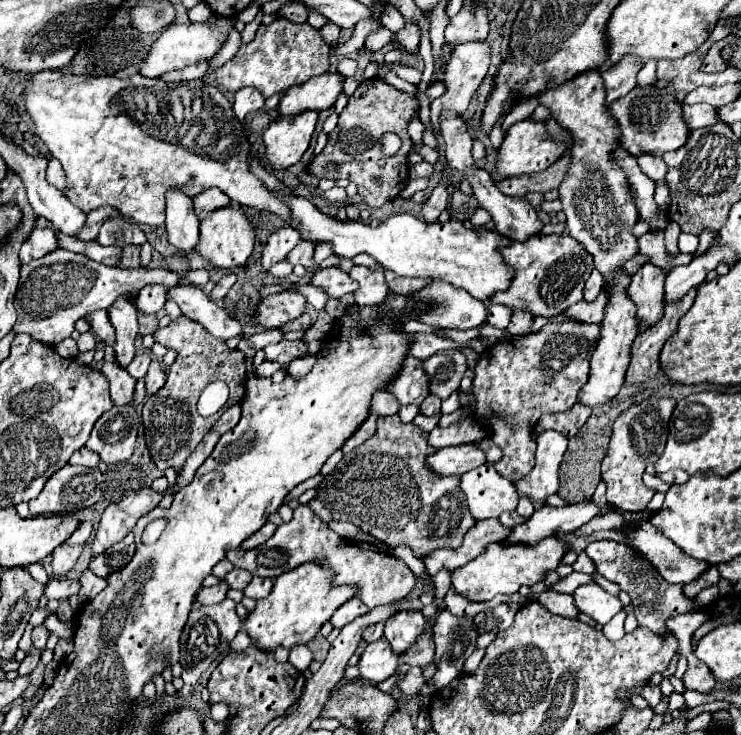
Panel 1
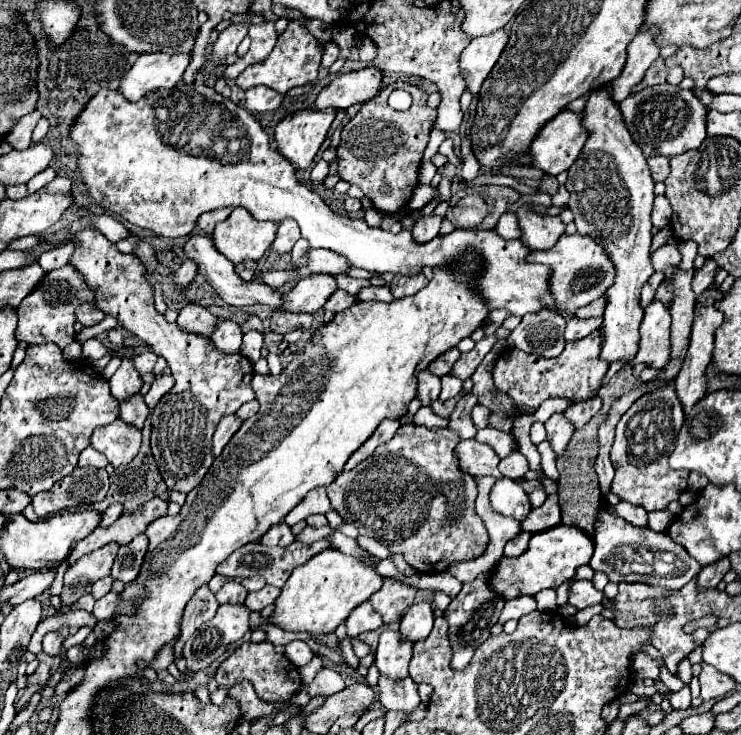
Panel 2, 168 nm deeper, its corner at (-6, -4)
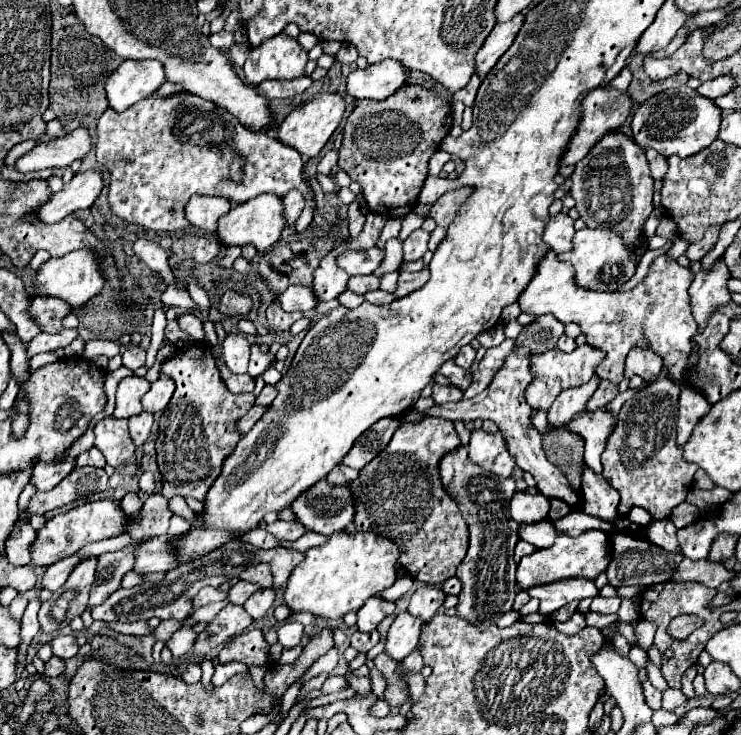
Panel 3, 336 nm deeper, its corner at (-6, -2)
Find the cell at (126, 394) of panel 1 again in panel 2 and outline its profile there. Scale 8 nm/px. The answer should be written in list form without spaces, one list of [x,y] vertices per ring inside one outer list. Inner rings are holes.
[[[133,395],[125,401],[121,401],[119,409],[121,409],[121,419],[127,423],[133,423],[137,427],[143,427],[145,419],[149,415],[149,409],[147,409],[147,403],[143,401],[143,395]]]

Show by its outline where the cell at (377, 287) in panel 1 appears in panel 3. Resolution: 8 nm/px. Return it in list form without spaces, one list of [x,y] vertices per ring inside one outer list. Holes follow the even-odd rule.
[[[381,289],[365,293],[365,301],[373,303],[373,305],[389,305],[393,299],[395,299],[395,297],[393,297],[391,293],[387,293],[387,291],[381,291]]]

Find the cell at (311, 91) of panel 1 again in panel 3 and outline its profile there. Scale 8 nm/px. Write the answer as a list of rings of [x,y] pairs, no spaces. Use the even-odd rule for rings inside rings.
[[[393,59],[355,69],[347,79],[347,93],[355,99],[387,99],[409,83],[409,71]]]

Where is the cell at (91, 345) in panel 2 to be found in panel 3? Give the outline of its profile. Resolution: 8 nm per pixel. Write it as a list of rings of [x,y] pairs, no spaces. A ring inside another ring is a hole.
[[[131,345],[125,353],[123,353],[123,365],[131,371],[139,369],[145,365],[145,349],[137,347],[137,345]]]

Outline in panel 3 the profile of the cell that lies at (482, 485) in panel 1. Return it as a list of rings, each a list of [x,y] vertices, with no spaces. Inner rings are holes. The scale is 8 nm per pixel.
[[[517,491],[515,499],[511,499],[511,515],[517,523],[539,523],[543,519],[547,519],[551,505],[549,499],[543,499],[543,495],[539,493],[523,493]]]

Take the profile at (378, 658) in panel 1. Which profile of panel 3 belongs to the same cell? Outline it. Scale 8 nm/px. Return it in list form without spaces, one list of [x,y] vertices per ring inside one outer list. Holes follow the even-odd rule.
[[[399,613],[387,633],[387,643],[385,651],[401,663],[419,643],[419,633],[421,633],[423,621],[419,617],[413,617],[411,613]]]

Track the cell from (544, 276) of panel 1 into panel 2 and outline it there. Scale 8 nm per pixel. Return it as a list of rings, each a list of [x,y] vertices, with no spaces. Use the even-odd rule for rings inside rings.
[[[561,235],[559,241],[547,251],[531,251],[527,255],[529,263],[543,263],[551,269],[549,275],[549,291],[555,301],[555,309],[561,315],[573,315],[579,307],[589,305],[597,297],[601,297],[613,281],[613,265],[605,255],[603,247],[585,235]]]

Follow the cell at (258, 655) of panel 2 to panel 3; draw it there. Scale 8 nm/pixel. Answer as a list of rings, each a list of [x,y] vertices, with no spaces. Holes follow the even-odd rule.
[[[247,629],[219,651],[219,663],[241,661],[247,665],[269,665],[269,643],[259,629]]]

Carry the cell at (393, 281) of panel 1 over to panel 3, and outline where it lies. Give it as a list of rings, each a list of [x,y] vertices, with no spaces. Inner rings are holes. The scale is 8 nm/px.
[[[423,269],[423,271],[419,271],[419,273],[401,271],[401,273],[399,273],[399,285],[397,285],[397,291],[395,291],[395,299],[413,293],[413,291],[419,289],[427,279],[429,279],[429,269]]]

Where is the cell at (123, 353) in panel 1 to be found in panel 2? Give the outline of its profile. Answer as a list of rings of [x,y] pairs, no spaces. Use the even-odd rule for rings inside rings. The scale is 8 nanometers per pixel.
[[[123,361],[121,367],[115,371],[115,375],[109,379],[109,385],[111,385],[111,393],[115,399],[125,399],[129,395],[135,395],[139,393],[141,385],[143,385],[143,379],[141,375],[137,373],[133,361]]]

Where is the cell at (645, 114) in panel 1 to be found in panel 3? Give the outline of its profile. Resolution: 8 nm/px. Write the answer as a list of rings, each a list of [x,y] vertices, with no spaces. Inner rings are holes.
[[[683,85],[679,89],[663,91],[651,99],[647,99],[633,115],[633,139],[639,147],[651,147],[663,157],[679,155],[689,157],[703,149],[707,149],[719,133],[721,125],[721,107],[717,107],[711,99],[697,95],[695,89]]]

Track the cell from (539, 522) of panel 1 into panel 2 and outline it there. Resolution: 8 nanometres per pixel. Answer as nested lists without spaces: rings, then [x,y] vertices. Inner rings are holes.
[[[617,503],[617,505],[607,505],[607,511],[617,515],[617,517],[623,517],[625,521],[633,523],[633,525],[643,525],[647,527],[647,511],[643,507],[637,507],[637,505],[631,505],[631,503]]]

